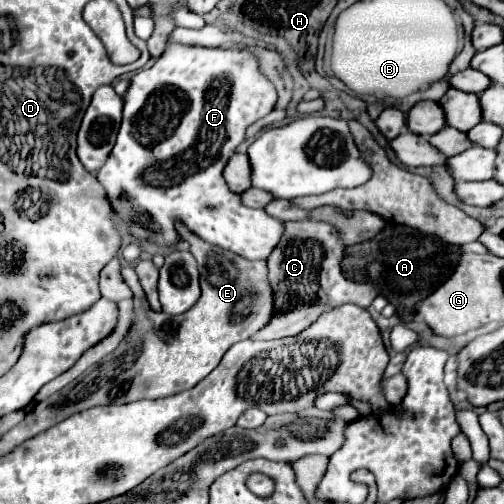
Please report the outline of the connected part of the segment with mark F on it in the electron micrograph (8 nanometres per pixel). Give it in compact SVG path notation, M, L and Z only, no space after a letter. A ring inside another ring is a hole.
M186 45L184 47L168 47L166 55L162 55L154 63L154 67L142 69L132 77L130 87L128 87L128 91L124 95L124 115L122 115L122 125L120 125L120 131L118 131L116 145L114 145L108 161L104 163L104 167L98 171L98 181L100 181L100 185L104 185L108 201L112 201L114 215L124 217L126 227L158 227L158 245L160 247L174 247L178 241L182 241L182 237L180 237L180 233L176 229L176 223L182 223L188 231L196 233L200 239L204 239L206 243L212 243L212 245L216 245L220 249L228 249L228 251L232 251L232 253L236 253L236 255L240 255L244 259L252 259L252 261L254 259L268 259L270 251L274 249L274 245L278 243L278 239L282 235L282 221L268 217L264 213L264 209L248 209L248 207L240 205L240 197L226 187L226 183L222 179L222 169L224 169L226 161L230 159L230 155L236 151L236 147L244 141L248 125L252 125L254 121L268 115L272 111L274 103L276 103L276 91L268 83L268 79L260 75L256 57L252 53L234 51L234 49L186 47Z

